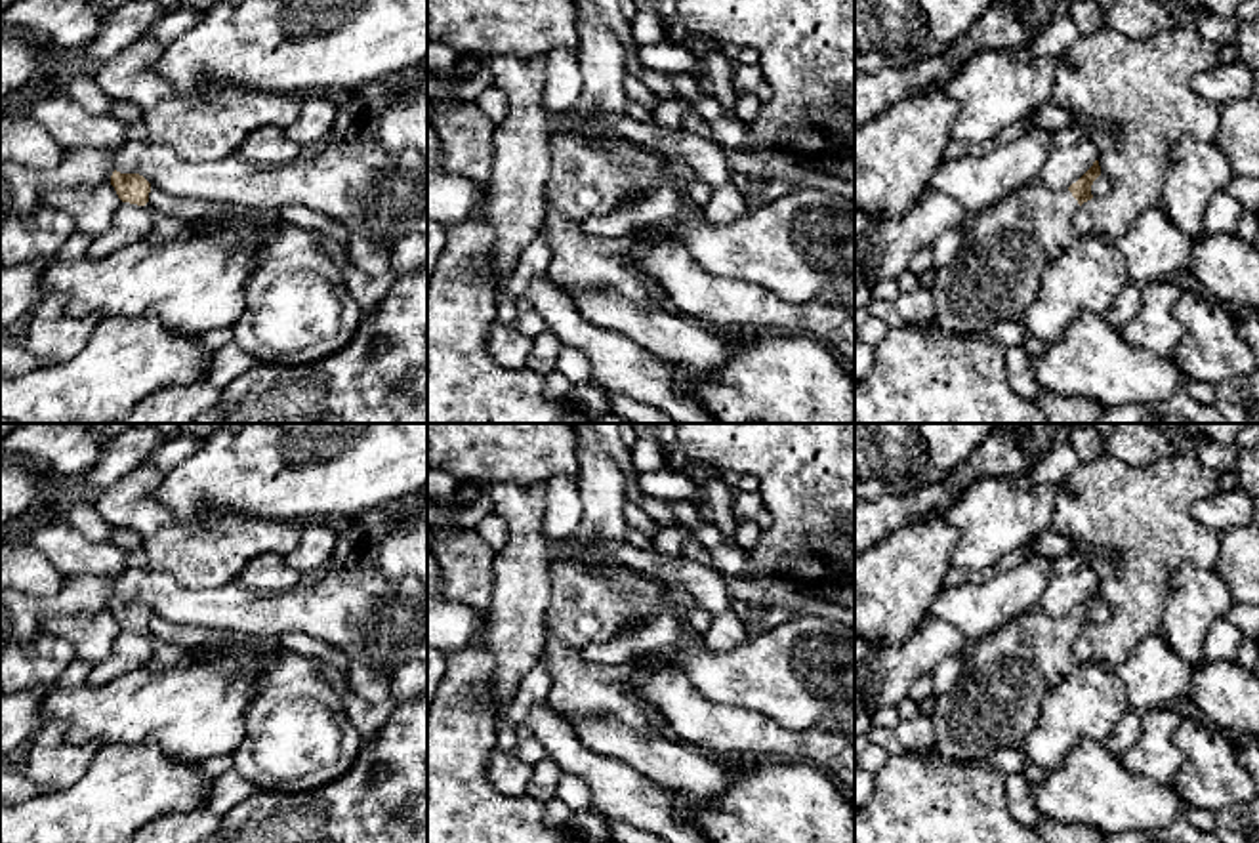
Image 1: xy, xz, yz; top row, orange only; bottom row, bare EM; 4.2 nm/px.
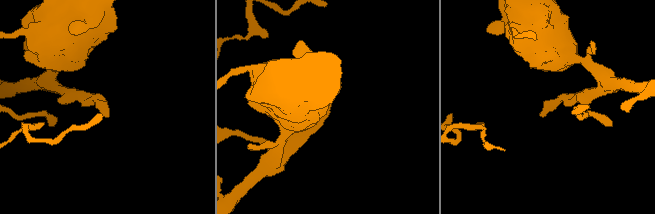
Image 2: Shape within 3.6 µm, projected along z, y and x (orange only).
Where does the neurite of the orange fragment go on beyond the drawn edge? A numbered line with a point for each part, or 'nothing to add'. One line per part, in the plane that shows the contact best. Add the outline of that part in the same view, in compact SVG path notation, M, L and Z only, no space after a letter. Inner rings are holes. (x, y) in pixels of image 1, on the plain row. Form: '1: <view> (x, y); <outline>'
1: yz (994, 704); M1034 608L973 643L956 685L935 698L933 751L944 759L969 761L992 757L1001 748L1021 750L1038 723L1043 696L1078 671L1080 662L1074 656L1078 635L1070 618L1053 618Z

